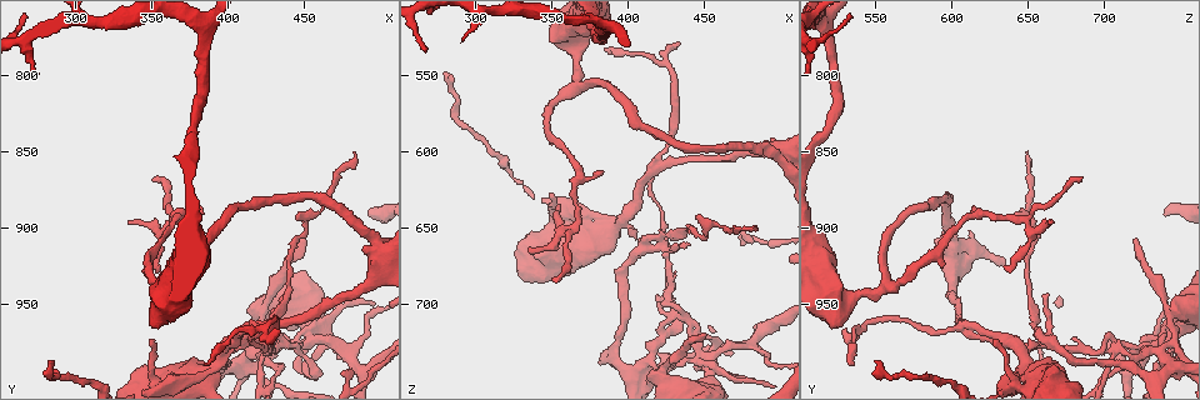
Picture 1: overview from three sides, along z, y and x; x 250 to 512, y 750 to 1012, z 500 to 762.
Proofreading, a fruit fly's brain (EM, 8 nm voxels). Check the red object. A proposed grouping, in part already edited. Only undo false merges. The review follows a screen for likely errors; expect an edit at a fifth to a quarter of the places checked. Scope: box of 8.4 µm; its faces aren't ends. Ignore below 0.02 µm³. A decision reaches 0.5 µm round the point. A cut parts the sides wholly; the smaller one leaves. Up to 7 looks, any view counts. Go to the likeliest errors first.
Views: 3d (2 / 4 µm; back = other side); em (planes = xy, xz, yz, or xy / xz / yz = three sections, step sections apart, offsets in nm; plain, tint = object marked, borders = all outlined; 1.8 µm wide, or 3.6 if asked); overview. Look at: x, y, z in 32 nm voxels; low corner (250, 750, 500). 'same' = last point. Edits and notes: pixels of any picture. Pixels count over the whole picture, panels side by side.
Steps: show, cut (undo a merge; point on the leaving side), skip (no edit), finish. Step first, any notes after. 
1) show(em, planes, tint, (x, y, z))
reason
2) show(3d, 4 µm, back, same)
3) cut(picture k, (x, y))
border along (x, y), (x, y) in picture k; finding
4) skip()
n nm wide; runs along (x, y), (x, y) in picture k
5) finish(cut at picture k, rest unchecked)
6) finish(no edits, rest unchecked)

show(em, planes, plain, (406, 990, 746))
four or more arms meet

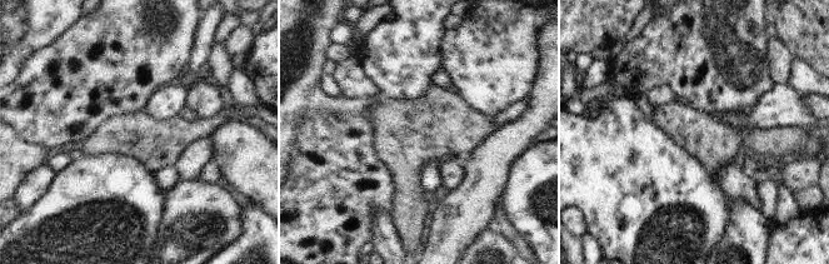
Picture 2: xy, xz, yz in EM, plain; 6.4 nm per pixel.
show(em, planes, tint, same)

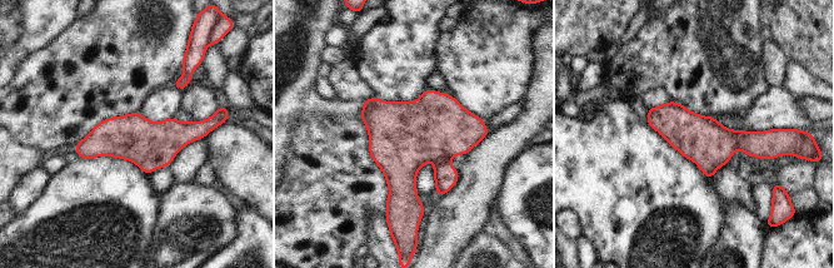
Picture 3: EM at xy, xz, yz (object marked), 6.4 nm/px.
skip()
300 nm wide; runs along (208, 123), (79, 149) in picture 3; continuous, no second neuron

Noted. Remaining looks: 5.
show(em, planes, tint, (480, 982, 728))
two arms in line, one across

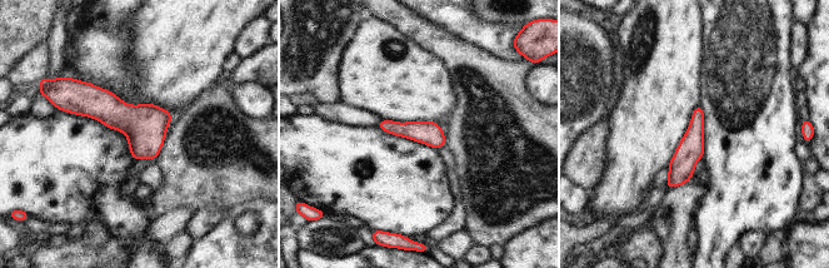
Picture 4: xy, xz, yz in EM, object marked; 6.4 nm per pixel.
skip()
runs along (699, 110), (692, 147), (670, 184) in picture 4; one neuron here

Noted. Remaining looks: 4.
show(em, planes, tint, (420, 964, 610))
arms part here

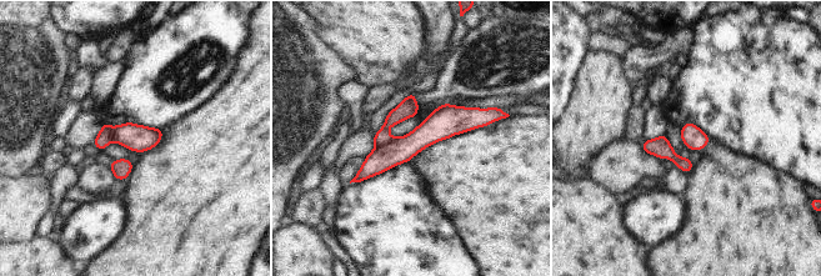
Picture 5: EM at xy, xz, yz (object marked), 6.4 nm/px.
cut(picture 5, (405, 110))
150 nm wide; the part that leaves runs along (411, 98), (386, 125), (378, 142) in picture 5; a second neuron is stuck on

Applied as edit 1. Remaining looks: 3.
finish(cut at picture 5, rest unchecked)

